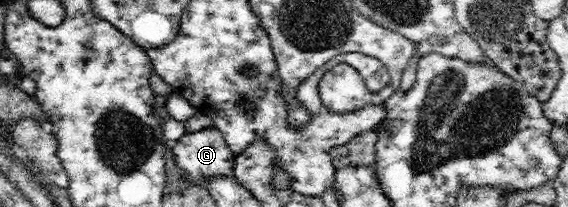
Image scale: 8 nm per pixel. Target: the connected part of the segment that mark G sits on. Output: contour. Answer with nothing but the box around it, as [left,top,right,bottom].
[172,124,236,186]

